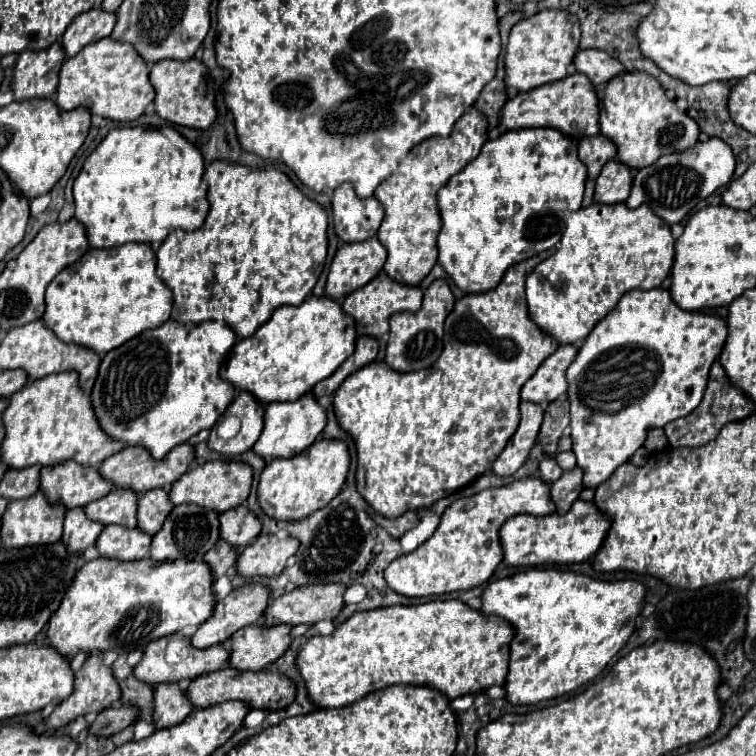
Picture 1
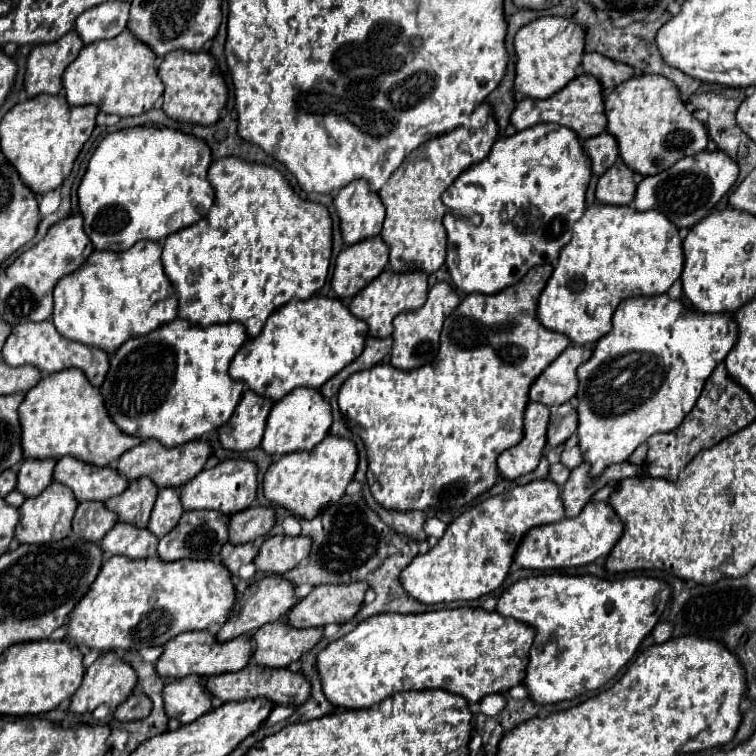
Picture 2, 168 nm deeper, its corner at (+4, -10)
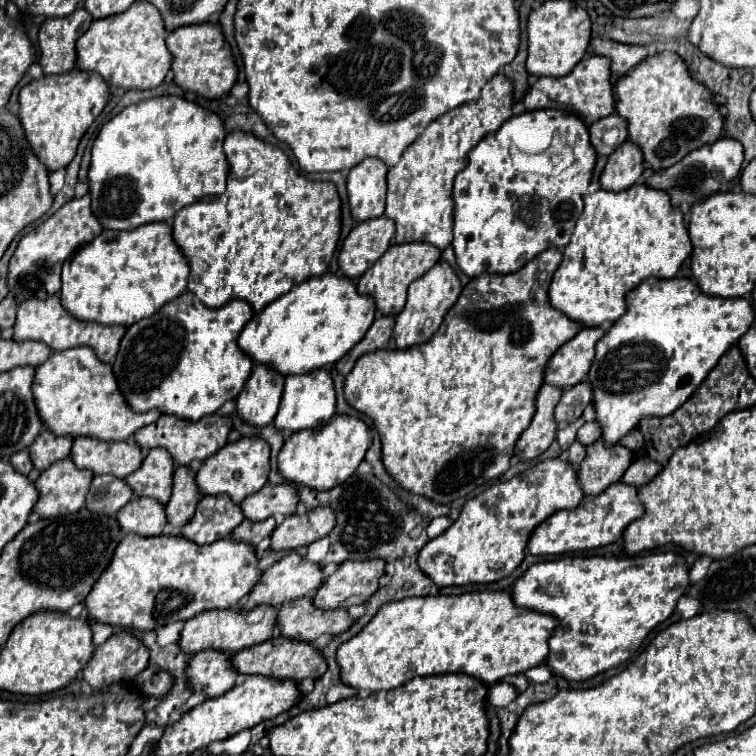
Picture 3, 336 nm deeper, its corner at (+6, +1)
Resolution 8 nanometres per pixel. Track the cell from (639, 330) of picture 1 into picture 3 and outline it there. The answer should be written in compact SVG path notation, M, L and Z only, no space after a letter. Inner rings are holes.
M684 276L670 280L648 278L628 292L626 304L626 314L596 344L596 358L588 372L588 380L594 386L596 420L602 424L602 440L606 444L618 444L626 432L636 428L642 416L668 416L680 408L754 322L754 308L748 298L706 296L696 282Z

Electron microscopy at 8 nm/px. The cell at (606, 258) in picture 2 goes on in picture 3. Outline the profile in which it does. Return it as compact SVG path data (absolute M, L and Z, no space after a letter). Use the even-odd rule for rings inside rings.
M632 184L628 190L620 192L598 190L584 196L584 212L576 222L570 244L564 248L564 260L550 284L550 304L568 318L582 322L585 327L599 327L608 331L626 312L624 296L632 288L636 288L648 276L674 278L690 254L692 244L684 226L684 214L680 208L672 208L666 192L648 188L646 184Z

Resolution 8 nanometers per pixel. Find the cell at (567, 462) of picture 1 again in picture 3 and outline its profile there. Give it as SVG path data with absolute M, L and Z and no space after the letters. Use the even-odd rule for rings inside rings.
M592 420L592 422L586 422L580 430L578 430L578 442L582 442L582 444L592 444L592 442L596 442L600 438L600 426L596 424L596 420Z

